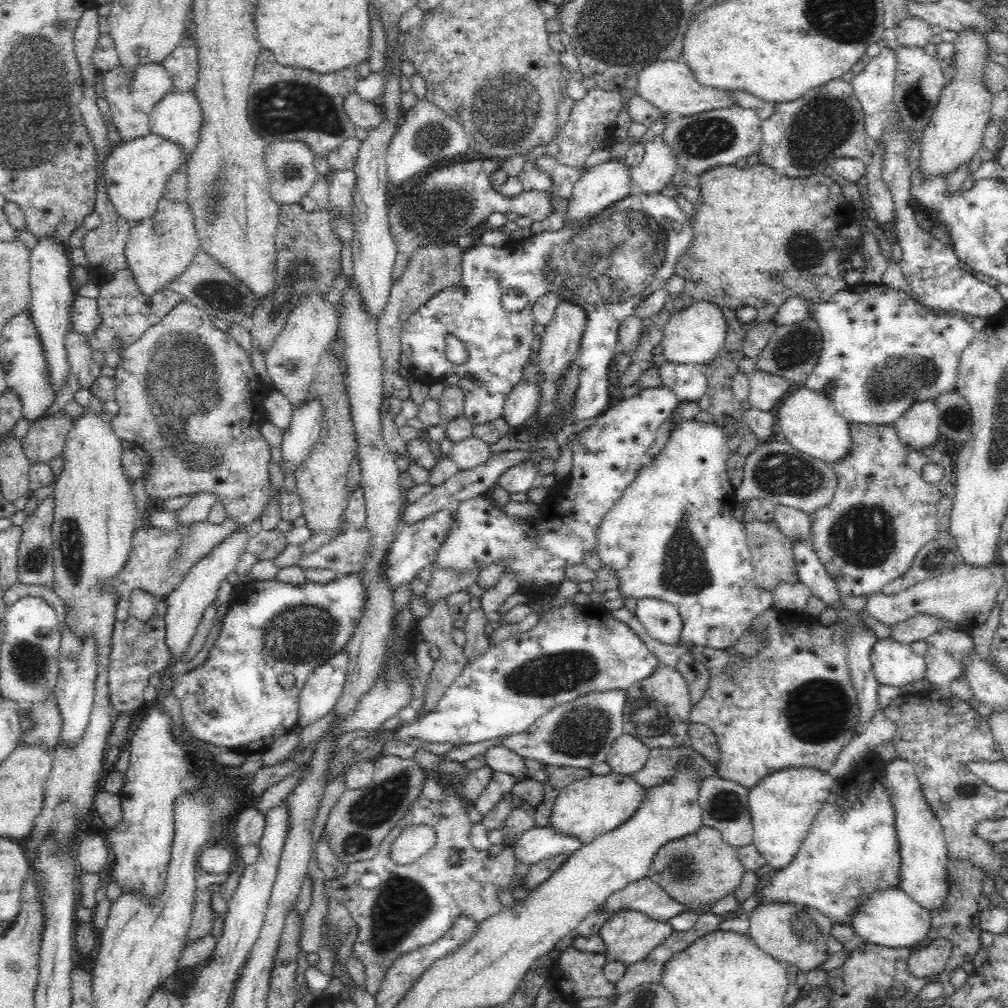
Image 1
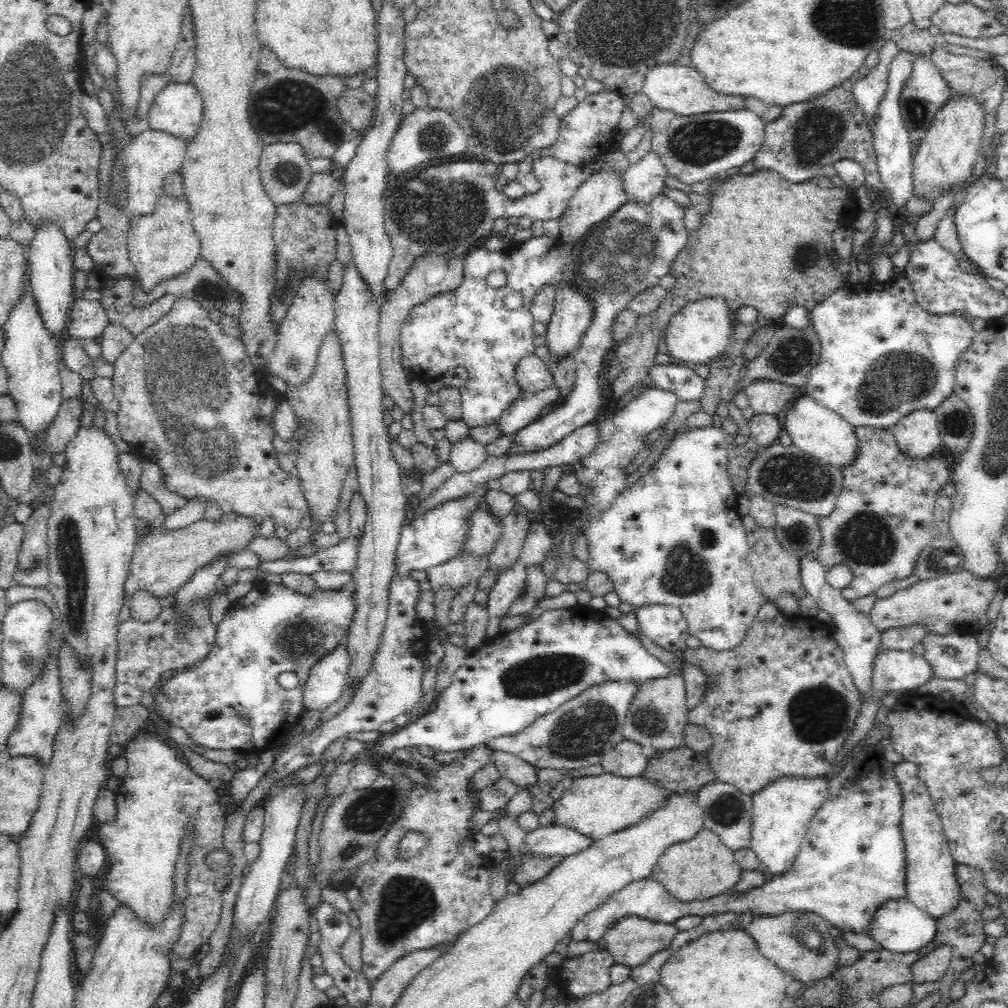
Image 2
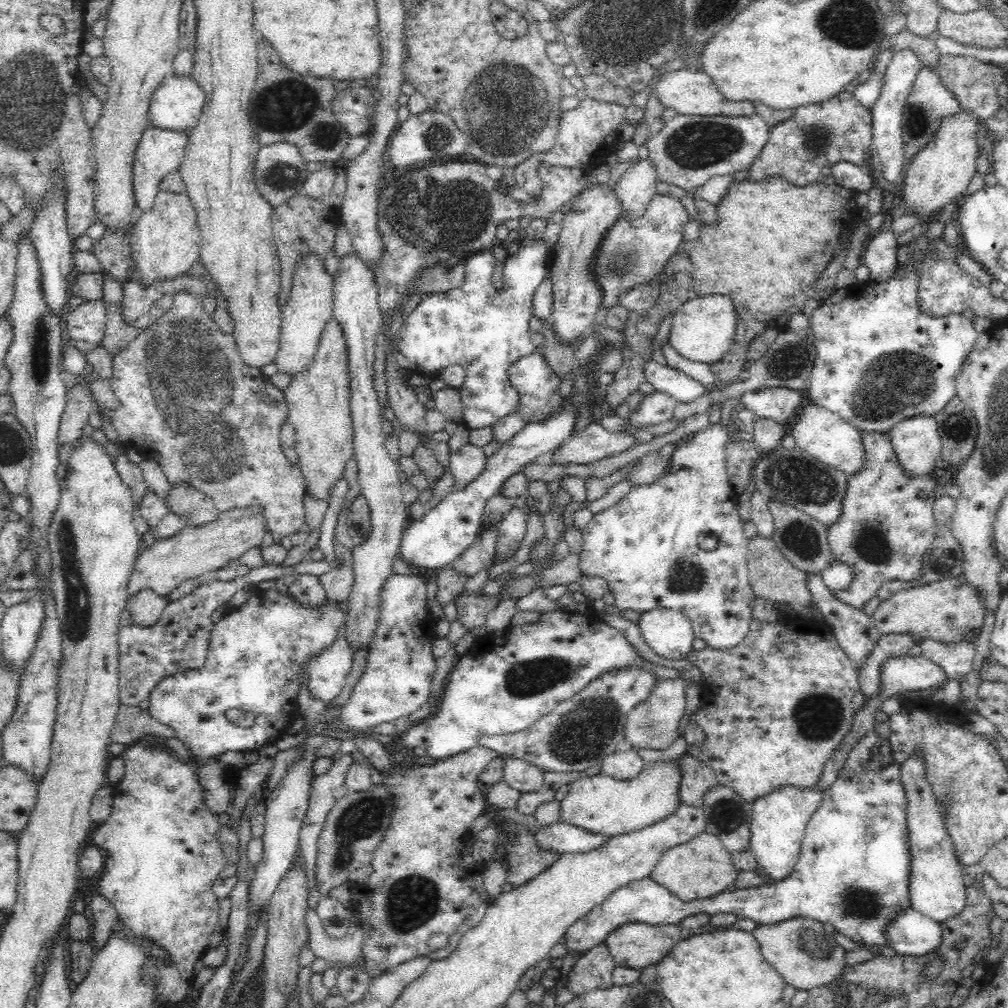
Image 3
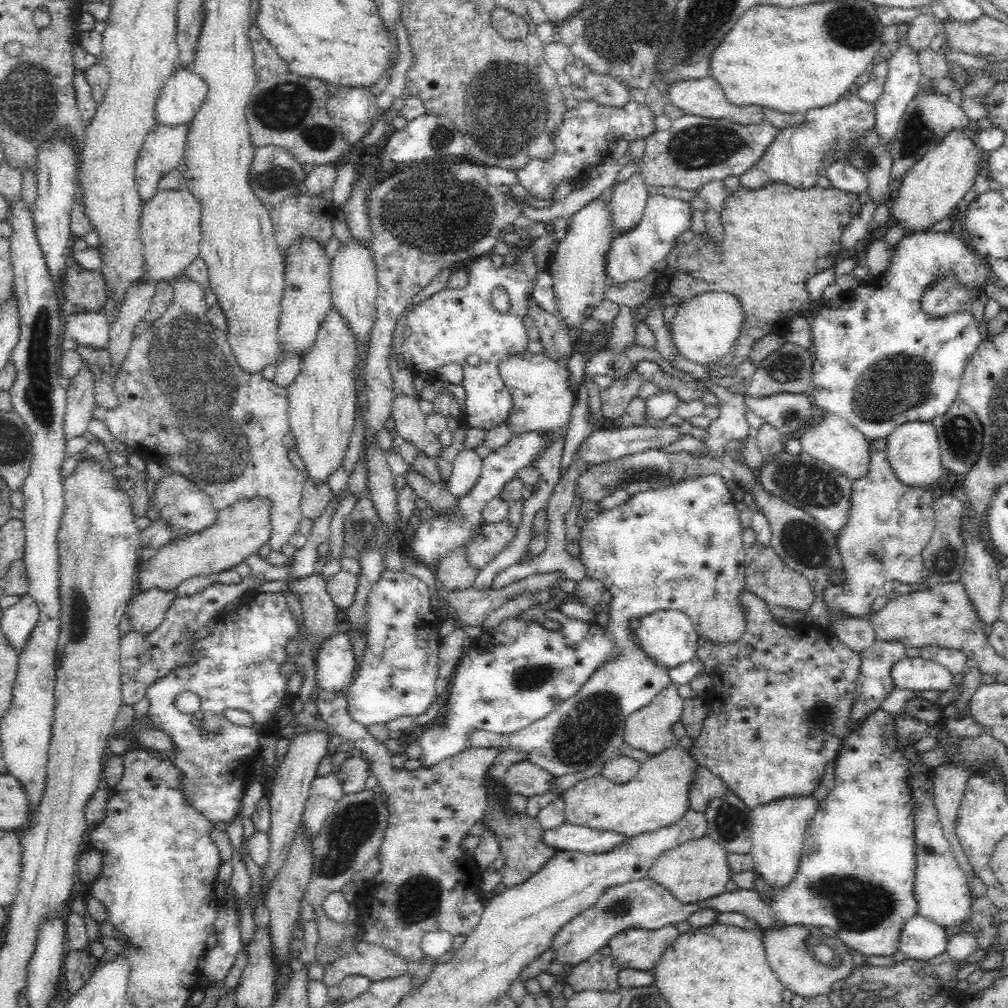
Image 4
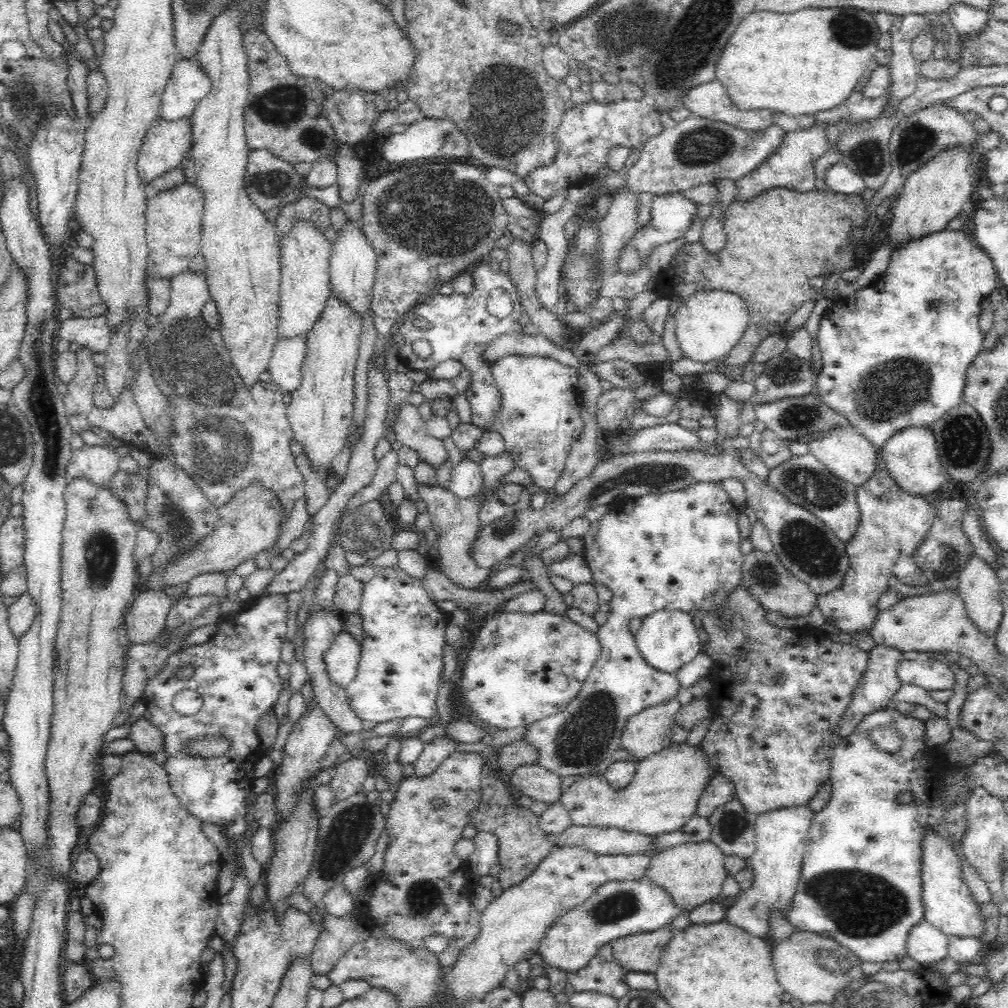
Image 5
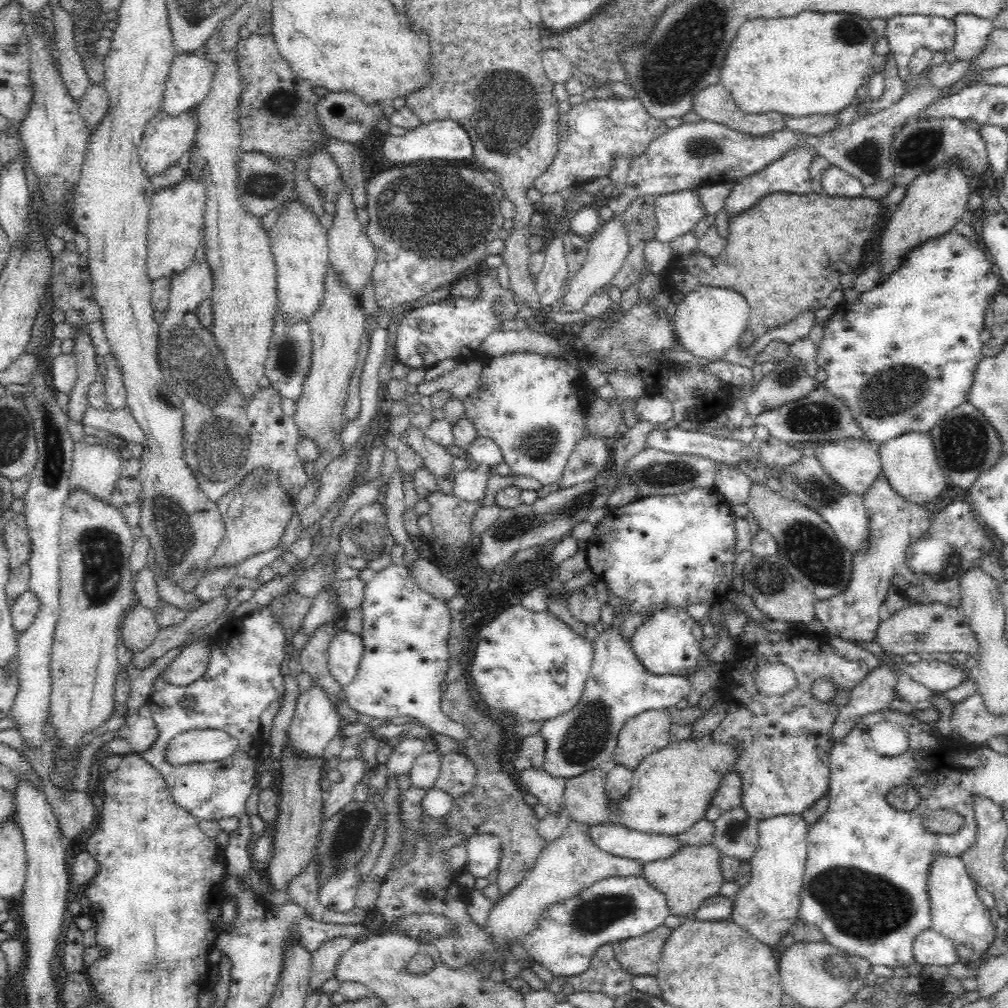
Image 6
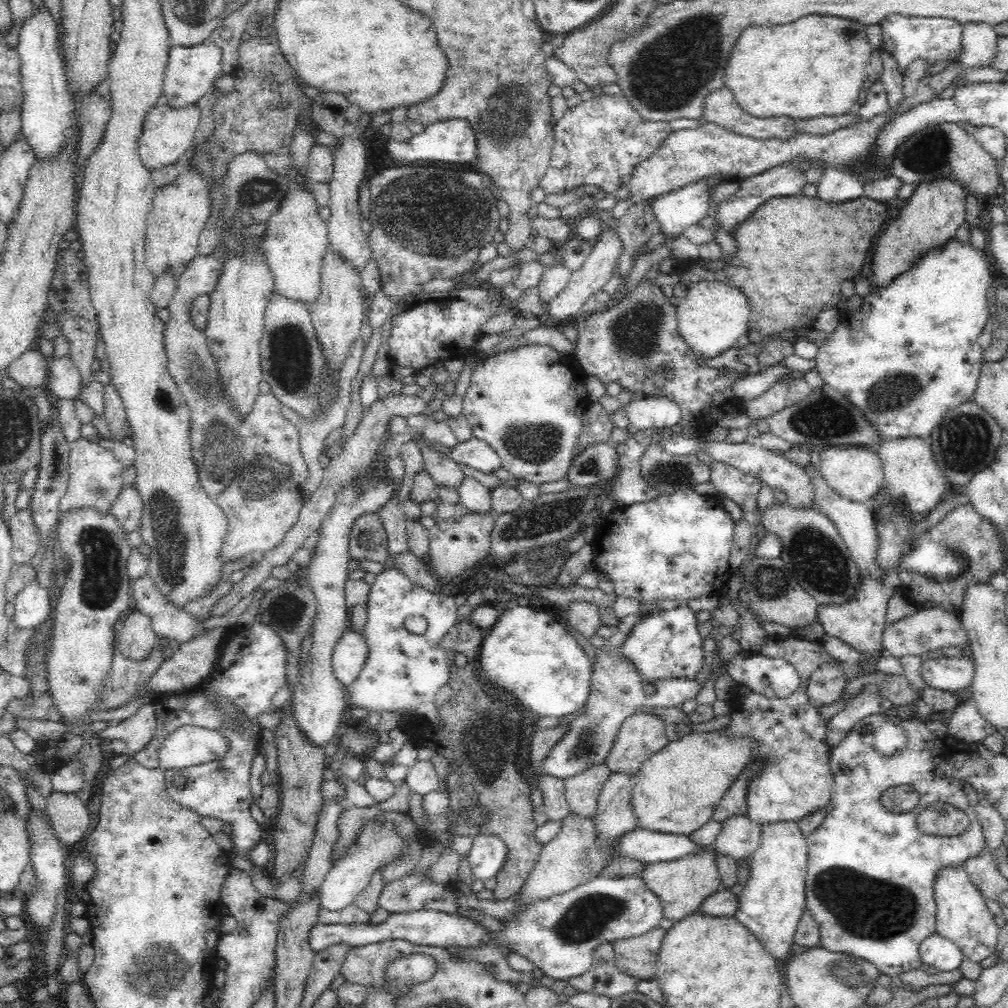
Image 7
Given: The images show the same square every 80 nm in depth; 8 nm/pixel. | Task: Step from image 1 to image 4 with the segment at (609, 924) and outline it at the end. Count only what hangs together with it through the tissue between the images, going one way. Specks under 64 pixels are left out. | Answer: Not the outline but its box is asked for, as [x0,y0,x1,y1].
[608,924,679,972]

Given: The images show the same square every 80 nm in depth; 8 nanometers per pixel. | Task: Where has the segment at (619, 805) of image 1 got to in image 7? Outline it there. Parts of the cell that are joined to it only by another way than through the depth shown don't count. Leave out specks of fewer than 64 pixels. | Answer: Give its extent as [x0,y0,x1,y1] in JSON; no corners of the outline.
[565,731,756,835]

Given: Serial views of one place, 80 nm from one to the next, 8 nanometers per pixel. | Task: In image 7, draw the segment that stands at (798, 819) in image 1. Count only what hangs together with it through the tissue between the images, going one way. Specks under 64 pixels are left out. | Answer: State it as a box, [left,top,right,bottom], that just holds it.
[734,820,808,968]

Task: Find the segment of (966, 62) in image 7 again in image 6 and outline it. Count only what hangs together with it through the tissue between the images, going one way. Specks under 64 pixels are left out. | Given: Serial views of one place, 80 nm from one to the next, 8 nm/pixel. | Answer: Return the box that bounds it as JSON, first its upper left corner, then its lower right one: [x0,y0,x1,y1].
[952,13,993,61]

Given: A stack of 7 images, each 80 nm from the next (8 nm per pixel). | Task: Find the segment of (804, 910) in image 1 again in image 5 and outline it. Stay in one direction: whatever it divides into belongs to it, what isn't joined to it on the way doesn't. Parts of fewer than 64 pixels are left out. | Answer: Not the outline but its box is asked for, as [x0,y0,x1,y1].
[767,930,863,1004]

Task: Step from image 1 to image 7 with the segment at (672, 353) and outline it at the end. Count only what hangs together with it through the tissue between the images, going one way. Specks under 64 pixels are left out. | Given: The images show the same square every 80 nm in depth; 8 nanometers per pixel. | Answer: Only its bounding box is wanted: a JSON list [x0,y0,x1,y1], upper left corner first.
[676,281,751,358]

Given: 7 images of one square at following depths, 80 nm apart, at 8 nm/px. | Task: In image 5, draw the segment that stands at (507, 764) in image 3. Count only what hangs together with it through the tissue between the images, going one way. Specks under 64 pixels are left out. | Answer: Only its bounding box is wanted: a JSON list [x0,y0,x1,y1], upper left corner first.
[506,764,561,802]

